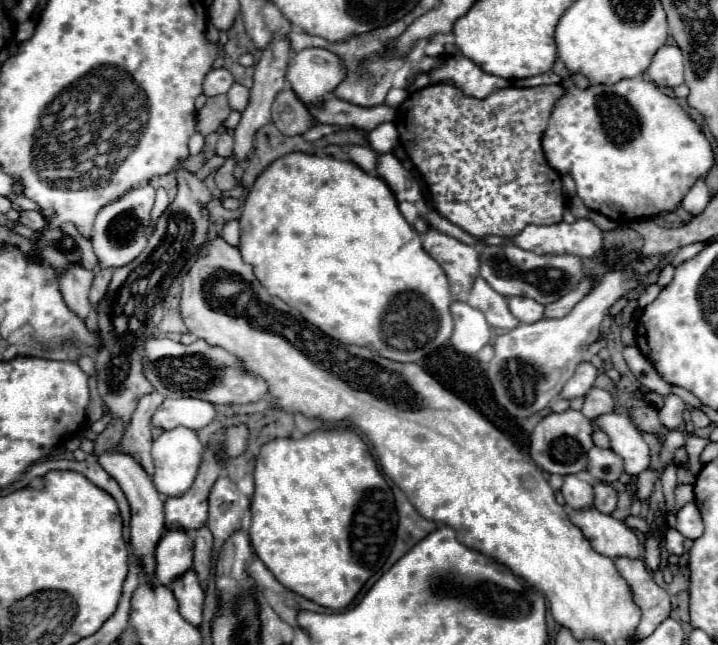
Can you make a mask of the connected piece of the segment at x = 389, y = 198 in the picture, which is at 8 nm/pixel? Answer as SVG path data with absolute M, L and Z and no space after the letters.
M307 153L283 155L277 161L273 161L253 183L253 187L247 195L247 201L243 205L239 225L241 225L239 251L243 255L243 261L253 267L255 277L261 281L261 285L271 295L277 295L287 305L295 307L305 317L305 321L309 321L311 325L317 325L329 337L333 337L345 345L361 345L361 347L373 349L381 357L393 359L393 361L419 361L425 355L429 355L431 351L435 351L441 345L446 345L449 342L449 337L455 329L455 319L451 317L449 307L456 300L451 297L445 271L441 269L441 265L433 257L429 257L429 253L425 253L425 249L421 245L421 235L399 213L397 201L381 177L369 175L367 171L359 169L351 161L343 161L343 159L335 159L335 157L327 157L327 155L325 157L307 155Z

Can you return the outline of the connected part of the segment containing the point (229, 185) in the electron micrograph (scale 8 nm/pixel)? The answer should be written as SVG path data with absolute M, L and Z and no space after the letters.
M229 157L225 161L225 165L215 173L215 183L217 183L217 187L221 191L229 191L229 189L233 189L233 187L239 185L239 179L235 179L233 169L235 169L235 161L233 161L233 157Z

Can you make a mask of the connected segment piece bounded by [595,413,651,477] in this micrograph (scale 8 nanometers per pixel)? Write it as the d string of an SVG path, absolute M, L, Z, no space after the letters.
M605 413L595 421L609 435L611 449L625 459L625 471L631 477L637 477L649 469L649 445L643 441L643 435L635 429L625 413Z

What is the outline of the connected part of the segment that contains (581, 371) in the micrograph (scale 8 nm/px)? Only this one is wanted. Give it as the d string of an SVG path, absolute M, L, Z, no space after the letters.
M581 363L577 365L573 377L565 383L565 389L561 391L563 399L575 399L575 397L583 397L591 387L593 381L597 377L597 367L591 363Z

